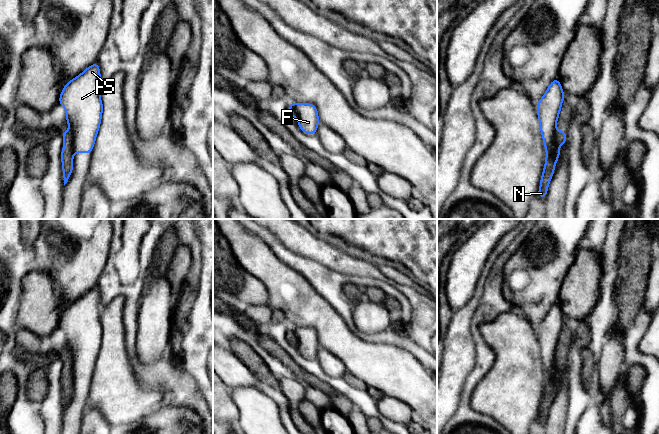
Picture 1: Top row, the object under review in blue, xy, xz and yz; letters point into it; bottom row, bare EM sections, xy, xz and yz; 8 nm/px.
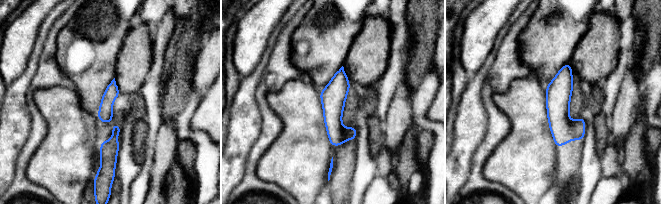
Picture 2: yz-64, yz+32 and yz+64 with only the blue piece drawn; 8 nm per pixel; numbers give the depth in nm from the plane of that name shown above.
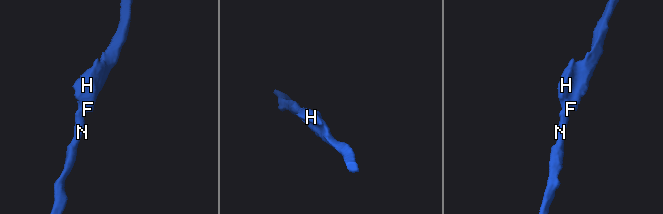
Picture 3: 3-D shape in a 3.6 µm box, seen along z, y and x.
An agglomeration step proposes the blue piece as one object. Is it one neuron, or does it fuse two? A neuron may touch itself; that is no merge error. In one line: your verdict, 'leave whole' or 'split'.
split

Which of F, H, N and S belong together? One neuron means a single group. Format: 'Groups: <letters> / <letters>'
Groups: F H S / N

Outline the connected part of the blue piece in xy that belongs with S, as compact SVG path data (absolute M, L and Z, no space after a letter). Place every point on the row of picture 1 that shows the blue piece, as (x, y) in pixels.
M93 63L66 85L58 104L65 107L66 123L71 128L73 153L92 153L101 124L103 104L100 67Z

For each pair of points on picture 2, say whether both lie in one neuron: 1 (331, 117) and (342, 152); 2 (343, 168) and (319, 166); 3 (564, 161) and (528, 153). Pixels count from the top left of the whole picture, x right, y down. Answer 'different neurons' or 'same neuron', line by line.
1: same neuron
2: different neurons
3: different neurons

